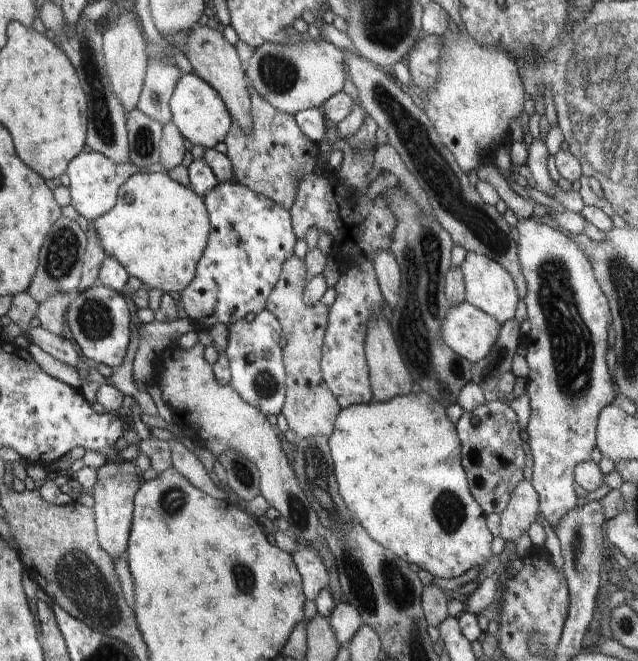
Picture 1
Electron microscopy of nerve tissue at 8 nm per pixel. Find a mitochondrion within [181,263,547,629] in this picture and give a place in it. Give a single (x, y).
(448, 510)

